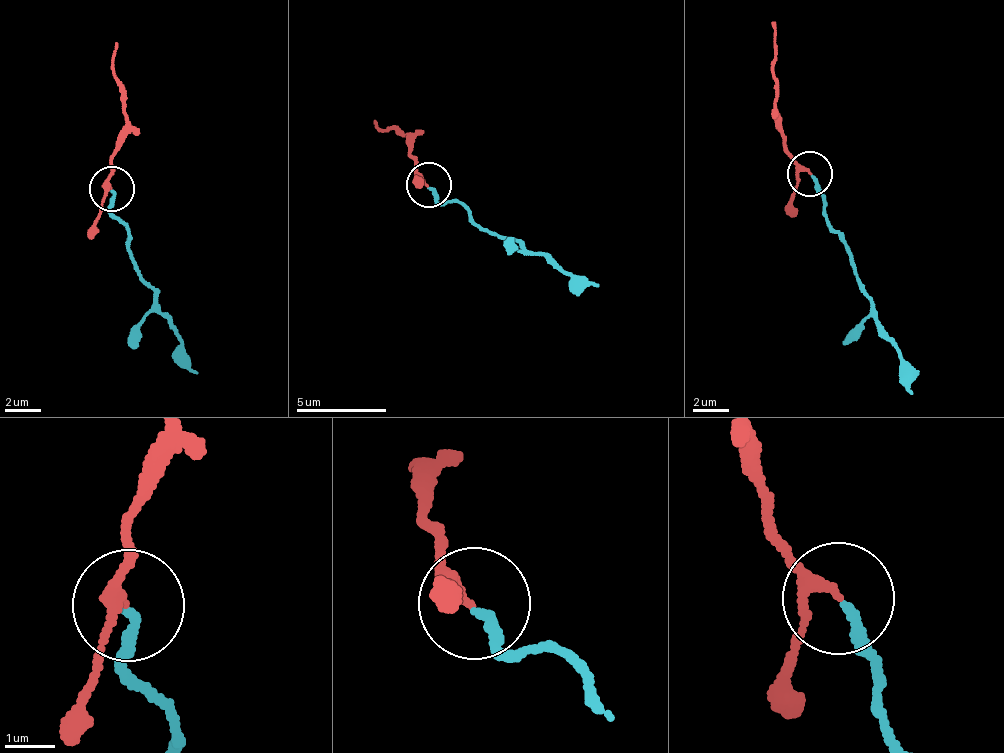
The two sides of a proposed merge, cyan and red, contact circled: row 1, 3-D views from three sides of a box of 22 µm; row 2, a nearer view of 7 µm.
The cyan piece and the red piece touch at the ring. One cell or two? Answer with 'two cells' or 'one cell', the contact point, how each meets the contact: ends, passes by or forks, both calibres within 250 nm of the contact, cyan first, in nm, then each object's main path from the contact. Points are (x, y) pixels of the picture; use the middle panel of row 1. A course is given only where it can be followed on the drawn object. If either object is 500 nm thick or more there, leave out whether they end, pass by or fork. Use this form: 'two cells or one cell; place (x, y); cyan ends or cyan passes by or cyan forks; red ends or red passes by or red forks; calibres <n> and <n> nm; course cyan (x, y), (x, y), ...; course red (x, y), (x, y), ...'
one cell; place (428, 185); cyan ends; red passes by; calibres 200 and 200 nm; course cyan (430, 186), (436, 199), (455, 201), (487, 231), (561, 272), (600, 288); course red (430, 186), (415, 165), (409, 138), (373, 118)

